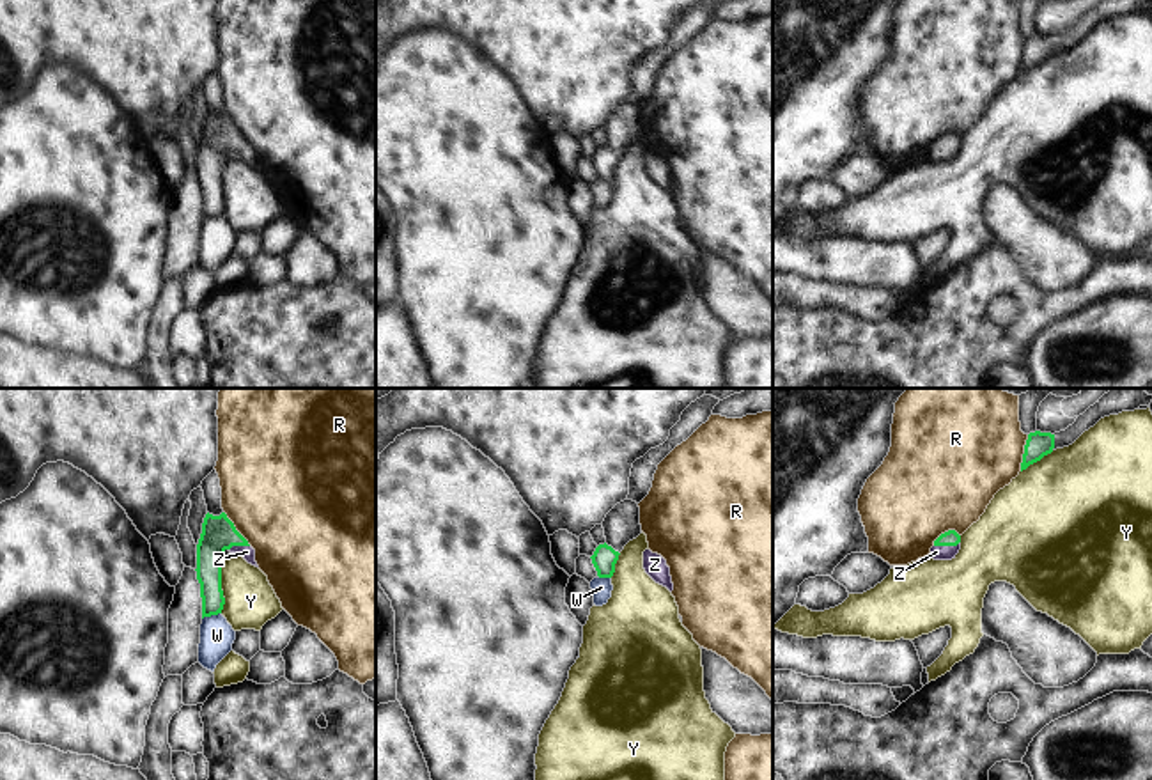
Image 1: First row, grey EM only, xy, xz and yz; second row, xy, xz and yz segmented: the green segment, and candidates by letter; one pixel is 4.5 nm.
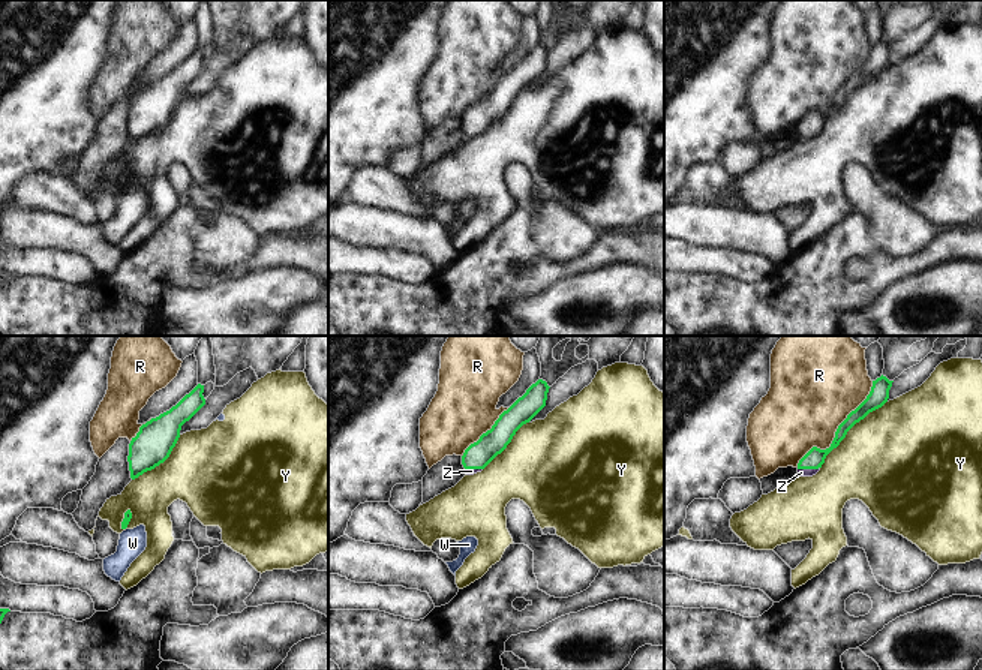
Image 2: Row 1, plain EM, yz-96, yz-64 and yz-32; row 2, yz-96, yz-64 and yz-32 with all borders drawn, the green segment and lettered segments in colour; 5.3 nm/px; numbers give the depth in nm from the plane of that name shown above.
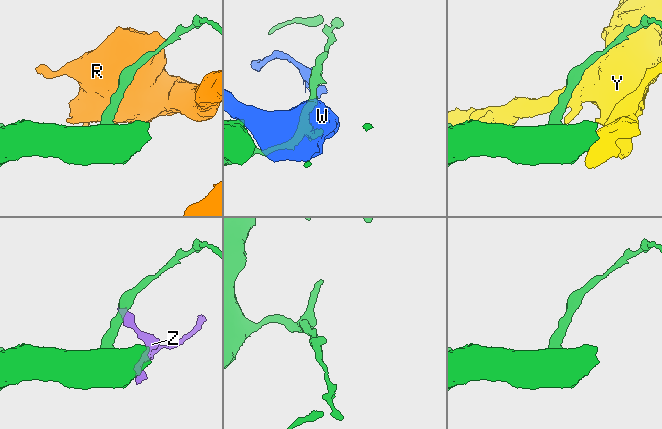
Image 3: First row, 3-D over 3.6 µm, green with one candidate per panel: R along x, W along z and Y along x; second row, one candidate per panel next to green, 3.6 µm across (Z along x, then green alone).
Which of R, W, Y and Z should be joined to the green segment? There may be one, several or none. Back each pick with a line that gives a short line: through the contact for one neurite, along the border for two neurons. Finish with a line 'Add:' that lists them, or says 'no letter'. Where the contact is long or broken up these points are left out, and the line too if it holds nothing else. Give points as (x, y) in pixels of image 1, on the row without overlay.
Z: line yz (950, 140), (947, 148), (936, 155)
Add: Z

